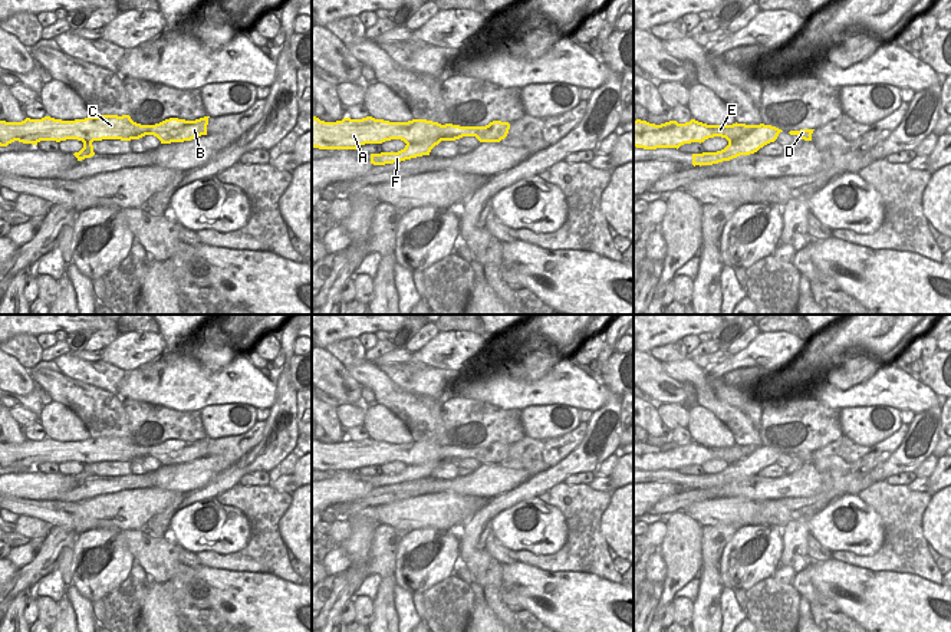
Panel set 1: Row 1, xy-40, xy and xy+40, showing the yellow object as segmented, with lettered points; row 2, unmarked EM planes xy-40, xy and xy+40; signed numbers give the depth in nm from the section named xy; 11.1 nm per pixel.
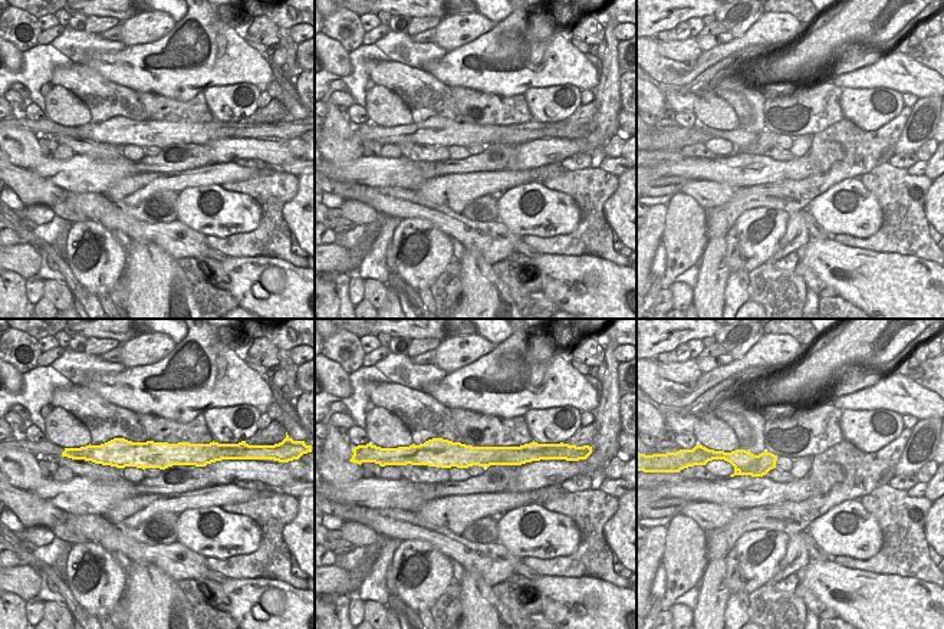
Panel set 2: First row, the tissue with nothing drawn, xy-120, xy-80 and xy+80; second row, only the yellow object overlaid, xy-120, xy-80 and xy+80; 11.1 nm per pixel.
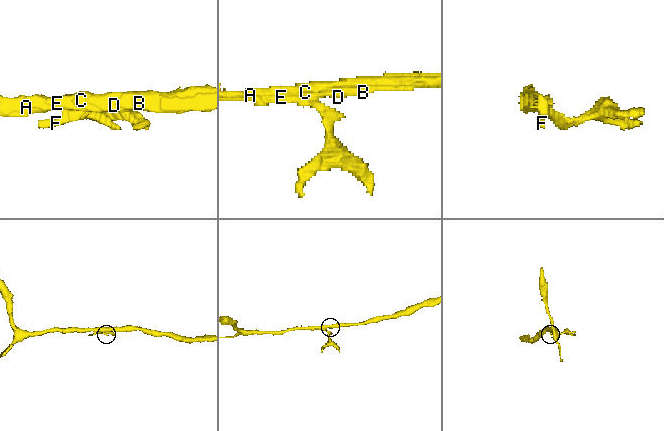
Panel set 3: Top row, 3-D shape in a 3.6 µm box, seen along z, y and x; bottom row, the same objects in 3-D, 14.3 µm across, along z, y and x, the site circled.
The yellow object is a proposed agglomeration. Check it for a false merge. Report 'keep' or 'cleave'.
cleave

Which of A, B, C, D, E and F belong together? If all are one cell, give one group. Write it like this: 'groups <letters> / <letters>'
groups A B C D E / F

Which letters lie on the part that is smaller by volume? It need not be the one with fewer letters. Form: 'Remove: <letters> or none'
Remove: F

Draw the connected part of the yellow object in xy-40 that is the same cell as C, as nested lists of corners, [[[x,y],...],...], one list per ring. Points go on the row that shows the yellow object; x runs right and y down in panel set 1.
[[[101,115],[85,119],[62,121],[50,116],[42,119],[26,118],[22,122],[0,121],[0,147],[19,141],[37,145],[40,141],[78,139],[93,142],[102,139],[131,141],[145,135],[157,136],[161,144],[191,141],[207,135],[208,118],[195,121],[170,118],[155,125],[141,125],[129,115]]]

